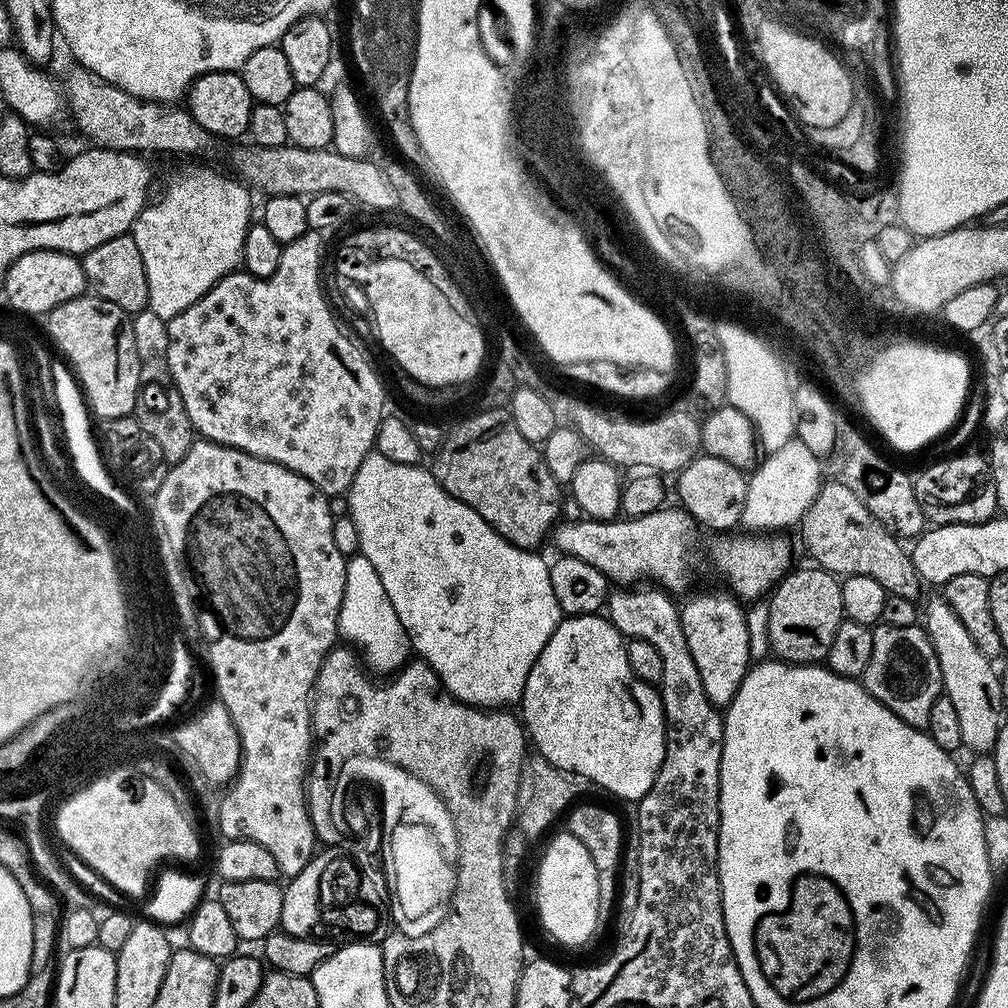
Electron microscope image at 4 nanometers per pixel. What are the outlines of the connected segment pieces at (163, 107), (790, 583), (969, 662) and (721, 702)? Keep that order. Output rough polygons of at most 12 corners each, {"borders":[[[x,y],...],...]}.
{"borders":[[[76,66],[69,113],[97,147],[210,157],[217,139],[182,106]],[[785,573],[767,601],[769,651],[825,659],[844,619],[840,580]],[[942,598],[924,608],[962,745],[995,749],[1004,688]],[[731,593],[680,608],[683,634],[717,708],[752,662],[745,609]]]}

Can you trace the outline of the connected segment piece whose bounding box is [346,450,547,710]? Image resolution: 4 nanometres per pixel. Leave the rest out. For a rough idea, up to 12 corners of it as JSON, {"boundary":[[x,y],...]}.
{"boundary":[[369,452],[346,493],[359,555],[456,700],[515,705],[515,546],[427,467]]}

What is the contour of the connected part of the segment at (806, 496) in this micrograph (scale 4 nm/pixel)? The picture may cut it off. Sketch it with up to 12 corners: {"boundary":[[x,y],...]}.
{"boundary":[[797,438],[748,476],[743,527],[801,521],[822,485],[821,457]]}

